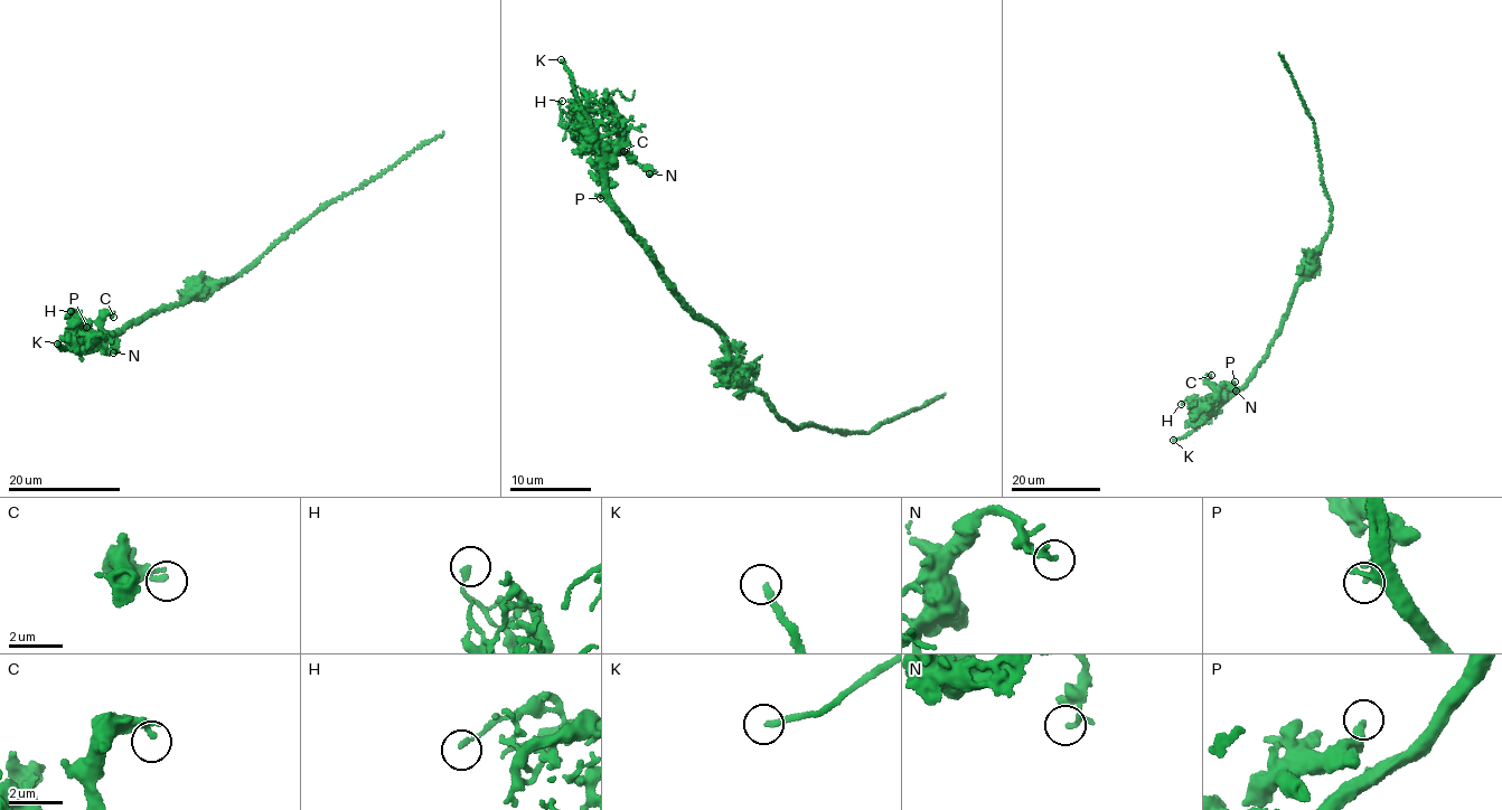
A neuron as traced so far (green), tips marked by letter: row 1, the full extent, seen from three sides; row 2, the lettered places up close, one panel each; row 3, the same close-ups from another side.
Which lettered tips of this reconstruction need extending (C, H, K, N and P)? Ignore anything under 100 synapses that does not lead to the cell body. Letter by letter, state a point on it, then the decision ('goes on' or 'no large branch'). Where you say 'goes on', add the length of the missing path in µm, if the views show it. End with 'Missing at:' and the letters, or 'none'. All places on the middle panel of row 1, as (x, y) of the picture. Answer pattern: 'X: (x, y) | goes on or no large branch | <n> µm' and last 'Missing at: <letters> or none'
C: (623, 151) | no large branch
H: (562, 101) | no large branch
K: (561, 59) | goes on | 30 µm
N: (649, 173) | no large branch
P: (600, 198) | no large branch
Missing at: K

